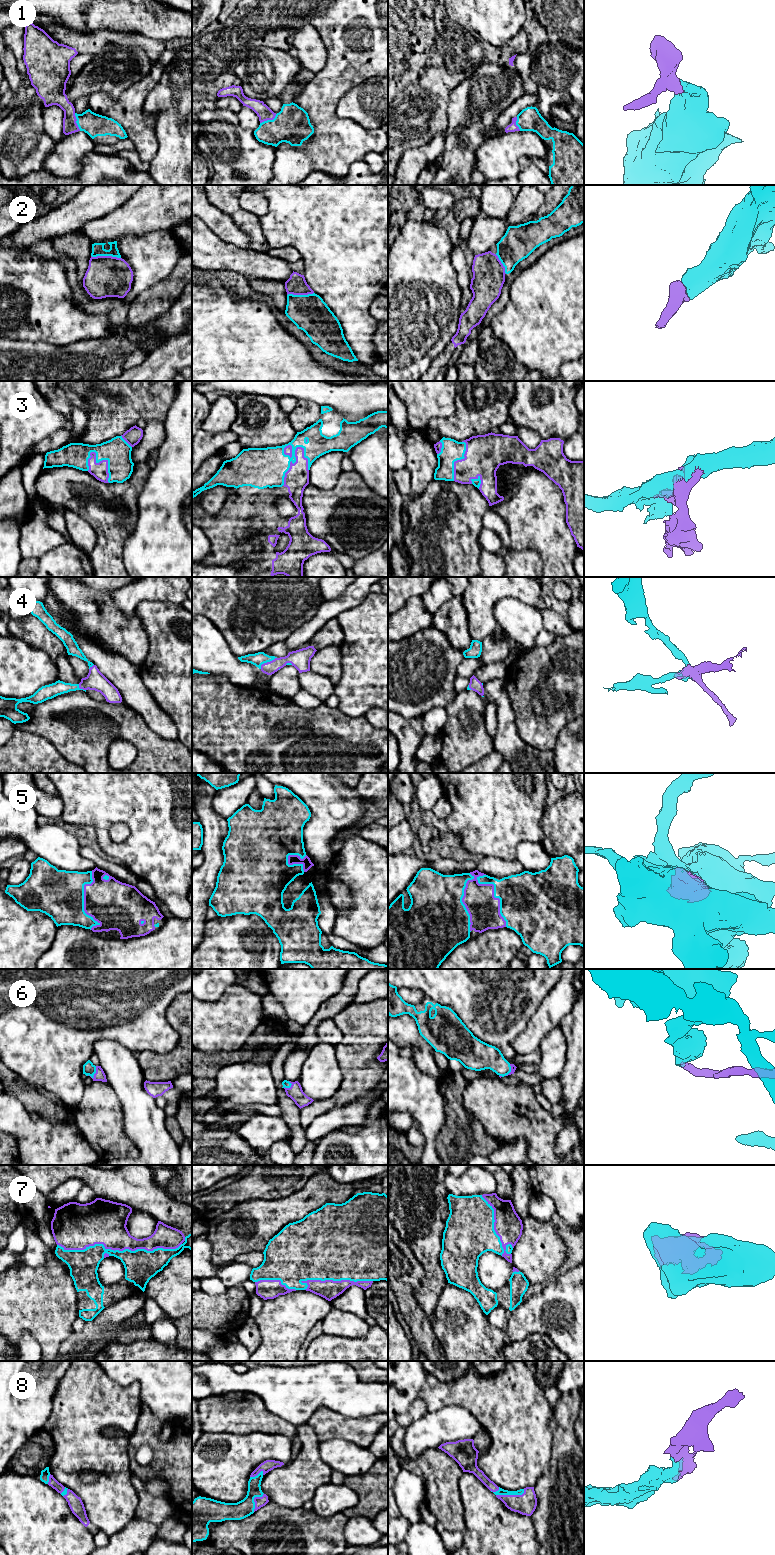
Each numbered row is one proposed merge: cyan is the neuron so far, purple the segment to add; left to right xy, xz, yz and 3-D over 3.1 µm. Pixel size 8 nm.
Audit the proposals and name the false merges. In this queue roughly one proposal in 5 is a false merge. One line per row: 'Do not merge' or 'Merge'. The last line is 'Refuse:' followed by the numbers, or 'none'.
1: Merge
2: Merge
3: Merge
4: Merge
5: Merge
6: Merge
7: Merge
8: Merge
Refuse: none

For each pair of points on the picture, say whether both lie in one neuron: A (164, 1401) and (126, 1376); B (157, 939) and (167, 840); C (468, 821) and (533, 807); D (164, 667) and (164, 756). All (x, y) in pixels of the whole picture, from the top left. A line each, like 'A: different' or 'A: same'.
A: same
B: different
C: same
D: different

